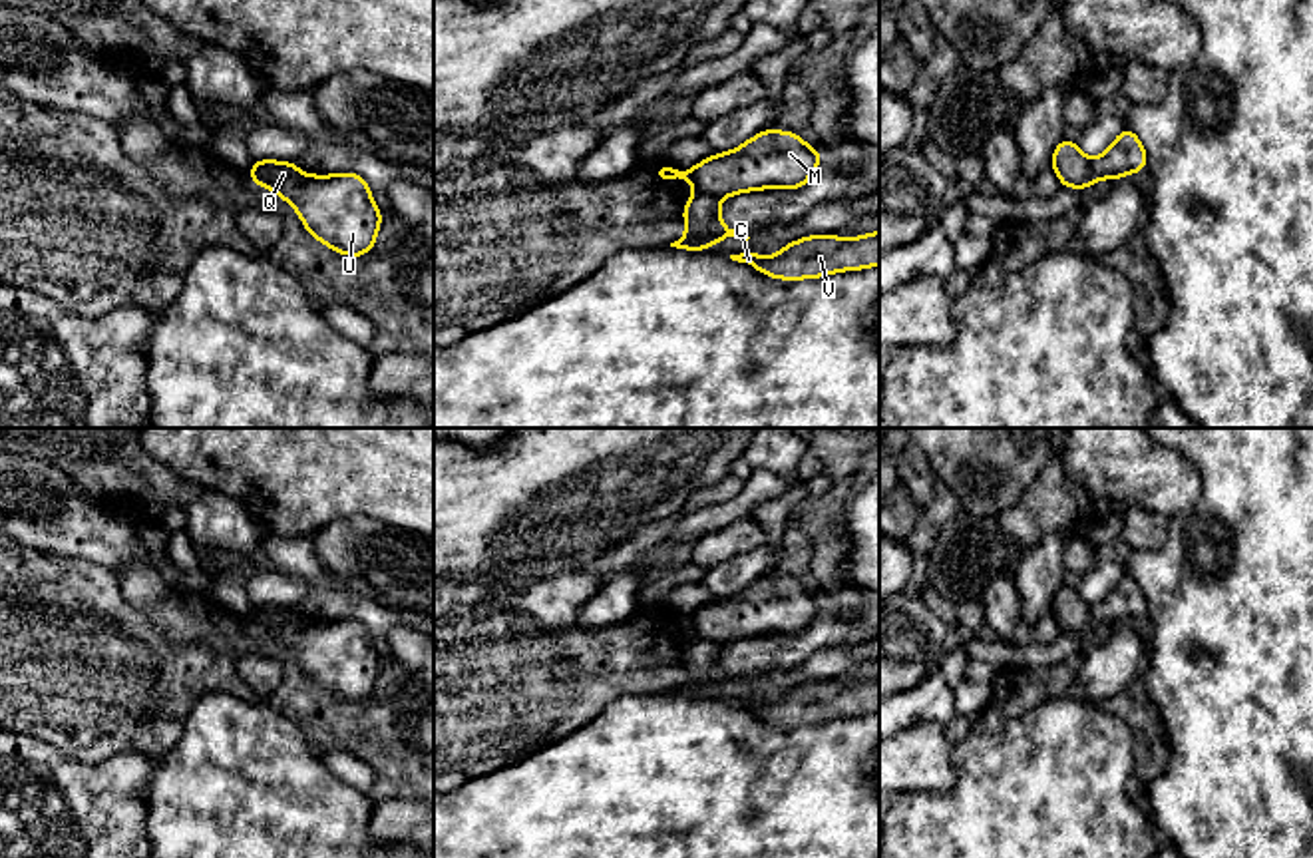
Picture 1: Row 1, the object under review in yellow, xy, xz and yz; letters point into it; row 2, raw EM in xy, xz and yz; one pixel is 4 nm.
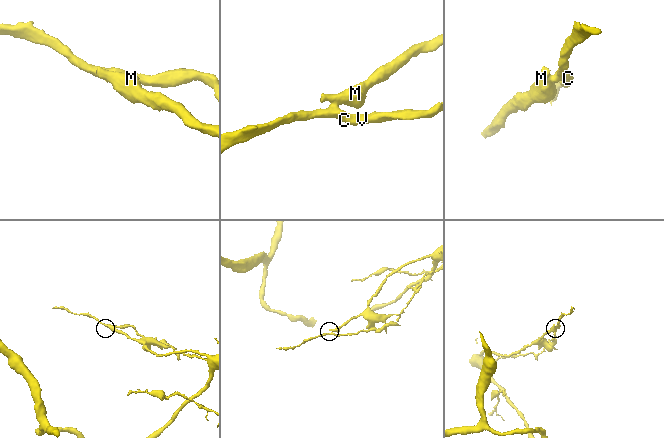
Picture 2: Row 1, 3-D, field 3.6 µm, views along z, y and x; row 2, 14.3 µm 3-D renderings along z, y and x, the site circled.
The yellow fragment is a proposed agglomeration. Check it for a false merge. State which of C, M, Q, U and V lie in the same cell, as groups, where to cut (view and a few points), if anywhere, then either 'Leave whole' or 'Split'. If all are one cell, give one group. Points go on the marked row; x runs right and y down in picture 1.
Groups: C V / M Q U. Split along xz (697, 190), (719, 198). Split

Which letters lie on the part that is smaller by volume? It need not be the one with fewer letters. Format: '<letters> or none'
C, V

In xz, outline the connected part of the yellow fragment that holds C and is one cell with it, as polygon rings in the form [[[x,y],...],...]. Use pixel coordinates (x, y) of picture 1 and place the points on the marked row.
[[[879,231],[855,239],[840,239],[832,233],[810,235],[788,243],[772,257],[740,253],[730,255],[730,259],[752,265],[772,279],[818,279],[840,271],[857,271],[879,265]]]

